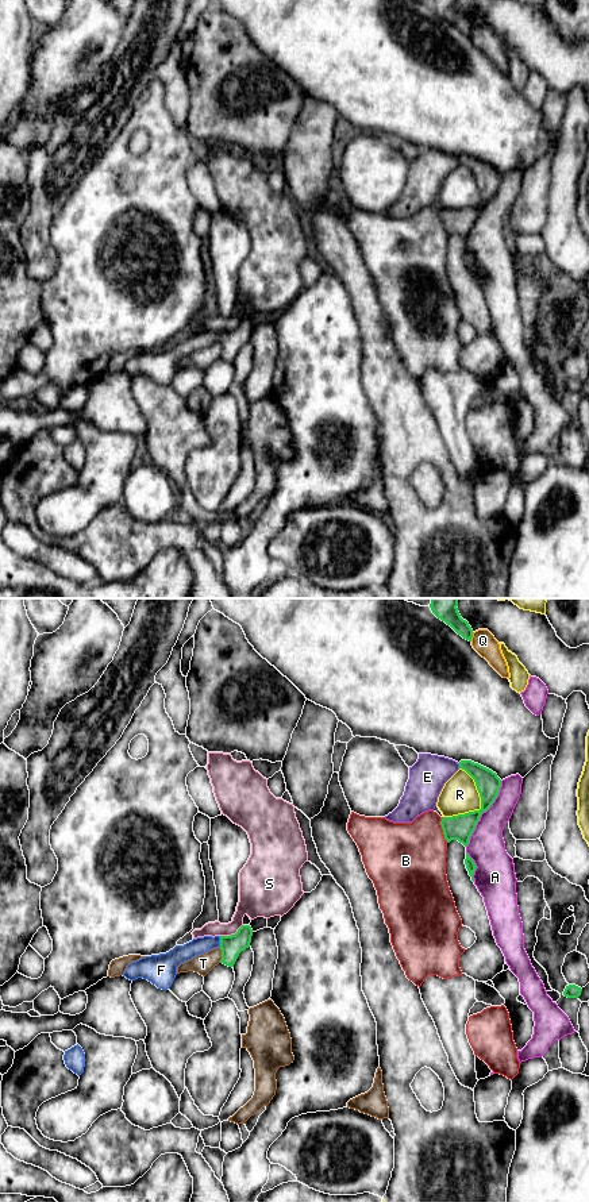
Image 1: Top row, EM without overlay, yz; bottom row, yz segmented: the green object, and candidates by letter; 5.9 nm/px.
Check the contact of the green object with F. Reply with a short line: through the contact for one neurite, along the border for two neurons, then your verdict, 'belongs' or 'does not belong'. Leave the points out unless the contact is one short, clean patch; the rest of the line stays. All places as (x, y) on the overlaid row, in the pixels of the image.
line yz (231, 946), (220, 942), (199, 946); belongs

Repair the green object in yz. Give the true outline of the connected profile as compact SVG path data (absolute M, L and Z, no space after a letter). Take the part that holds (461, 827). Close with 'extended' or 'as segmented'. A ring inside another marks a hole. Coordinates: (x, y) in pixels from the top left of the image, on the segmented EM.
M461 760L458 764L459 768L465 770L474 779L481 797L481 809L453 817L443 817L440 825L447 843L458 840L467 847L481 814L486 812L497 798L501 779L492 770L471 760Z; as segmented

